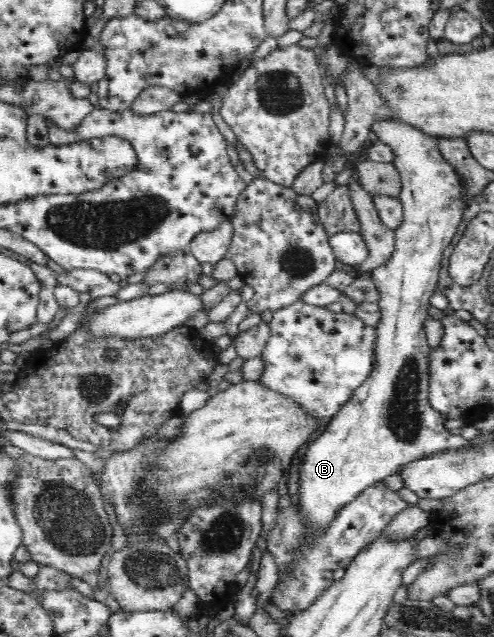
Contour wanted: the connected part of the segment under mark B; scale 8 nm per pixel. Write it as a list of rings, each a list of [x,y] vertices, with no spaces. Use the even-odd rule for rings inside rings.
[[[378,117],[374,119],[369,126],[371,130],[371,135],[375,141],[383,142],[388,148],[392,149],[394,153],[394,160],[392,164],[396,168],[400,176],[400,181],[402,184],[400,196],[398,199],[401,201],[403,207],[403,220],[402,224],[396,228],[395,232],[395,249],[390,255],[388,261],[384,264],[378,266],[370,272],[370,276],[374,277],[378,287],[380,288],[382,297],[379,303],[380,311],[382,313],[382,319],[379,320],[378,327],[375,328],[375,342],[374,342],[374,354],[375,354],[375,366],[371,374],[367,376],[366,382],[363,382],[362,386],[359,386],[352,394],[352,398],[346,402],[344,406],[338,411],[338,414],[334,415],[334,418],[329,422],[329,424],[324,428],[324,432],[310,443],[307,447],[306,452],[301,460],[300,465],[295,468],[294,471],[294,488],[292,491],[296,492],[298,499],[298,512],[300,516],[304,518],[304,534],[302,538],[306,540],[306,544],[316,544],[316,540],[330,528],[330,524],[336,520],[339,510],[346,506],[347,503],[354,502],[355,498],[358,498],[358,494],[362,494],[363,490],[367,487],[374,486],[375,483],[381,482],[384,478],[392,476],[392,474],[398,472],[402,466],[408,465],[409,462],[417,461],[421,458],[429,457],[431,454],[440,454],[443,451],[452,450],[462,450],[463,447],[470,447],[470,440],[462,438],[459,433],[451,432],[444,428],[444,420],[441,417],[441,413],[434,410],[434,407],[429,401],[429,348],[430,340],[427,338],[425,333],[424,322],[428,318],[426,313],[426,308],[429,306],[430,297],[437,292],[437,282],[440,278],[440,268],[441,260],[443,257],[444,249],[450,244],[454,234],[456,234],[459,228],[460,222],[462,221],[463,215],[466,213],[467,204],[469,203],[469,192],[467,192],[467,184],[465,184],[465,179],[461,176],[460,172],[443,158],[441,151],[439,150],[439,142],[434,136],[427,136],[426,133],[422,132],[418,128],[414,128],[414,125],[405,124],[402,121],[388,121],[383,117]]]

